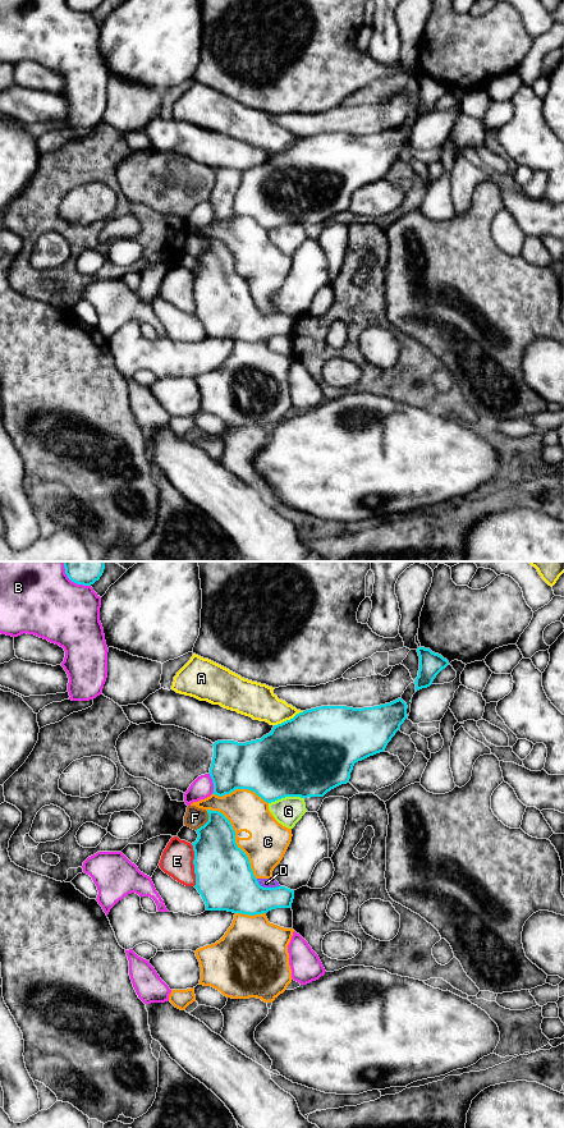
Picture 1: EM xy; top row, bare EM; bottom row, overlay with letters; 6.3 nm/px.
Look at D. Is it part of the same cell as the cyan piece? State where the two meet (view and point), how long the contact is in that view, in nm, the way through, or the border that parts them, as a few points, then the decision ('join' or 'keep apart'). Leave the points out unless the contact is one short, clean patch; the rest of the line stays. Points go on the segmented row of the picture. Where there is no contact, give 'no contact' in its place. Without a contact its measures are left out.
contact xy (267, 888); length 160 nm; border xy (256, 879), (264, 886), (279, 886); keep apart

